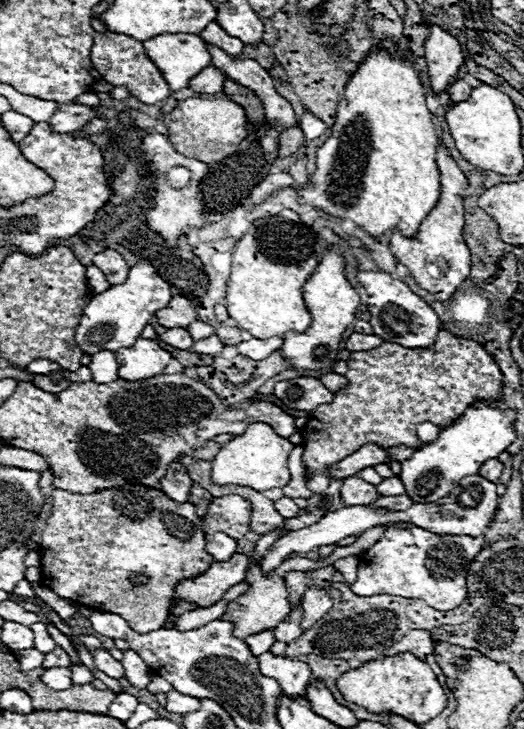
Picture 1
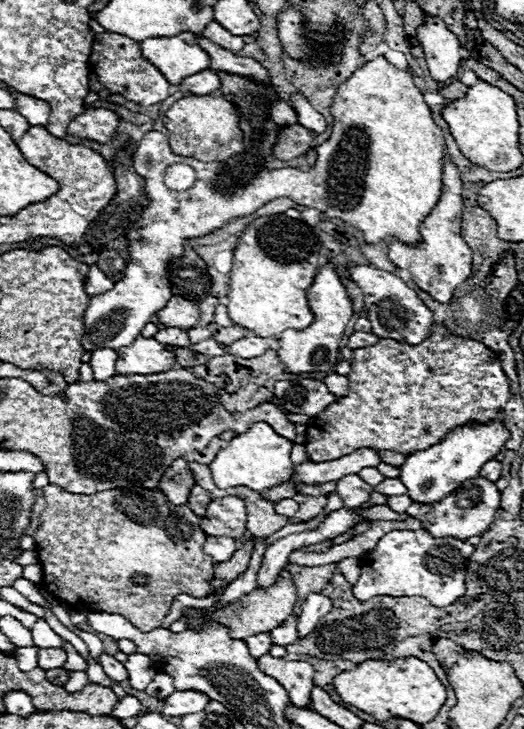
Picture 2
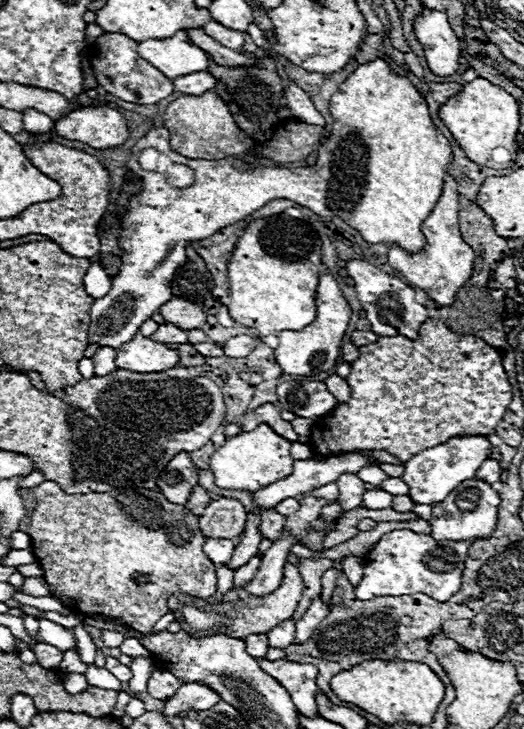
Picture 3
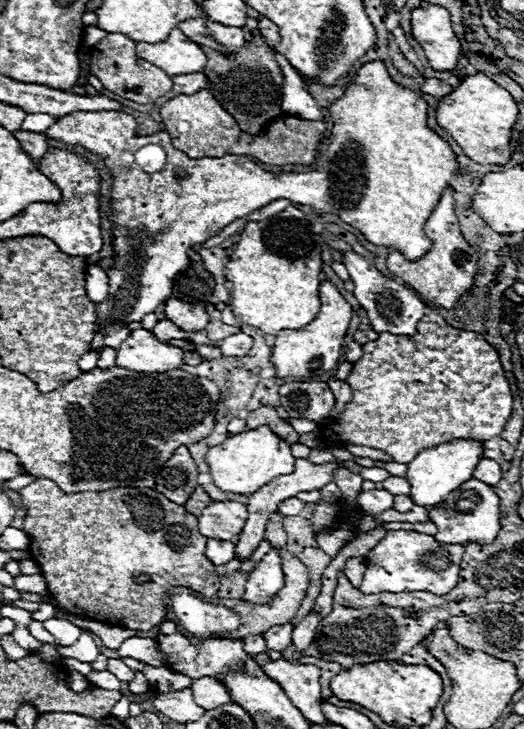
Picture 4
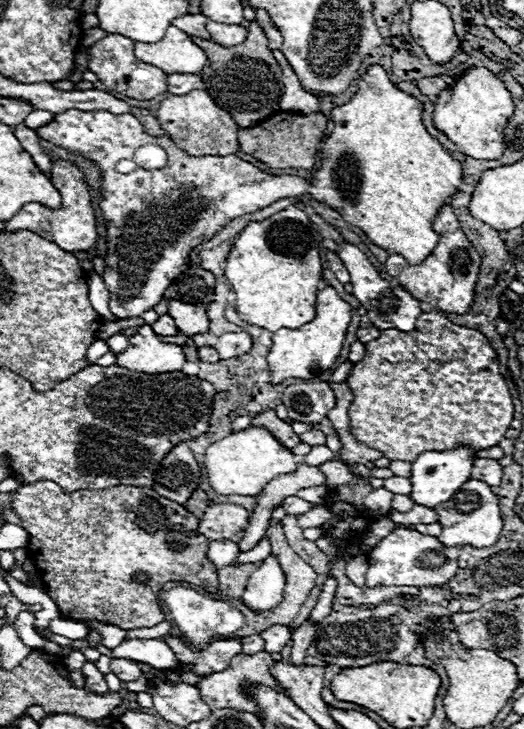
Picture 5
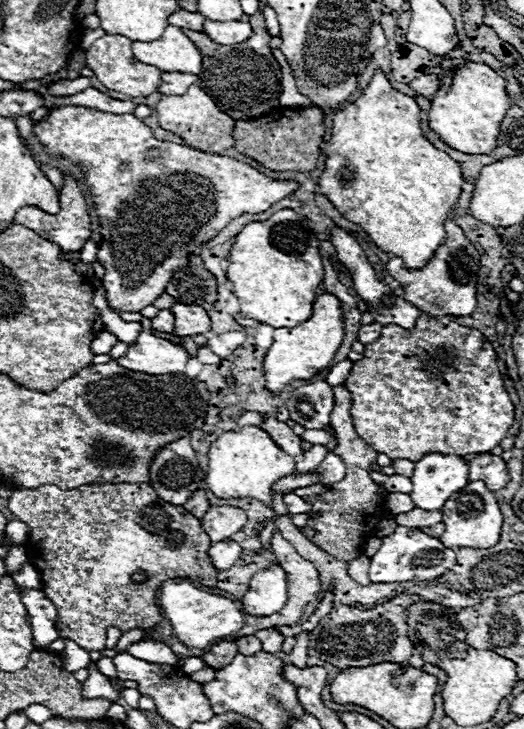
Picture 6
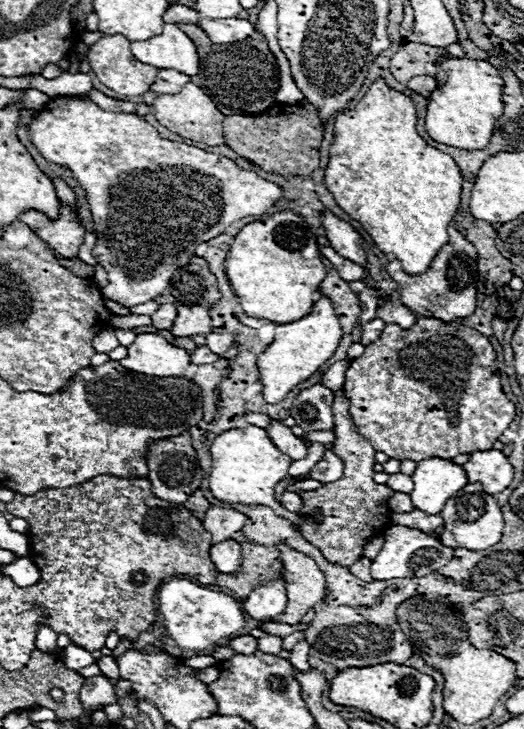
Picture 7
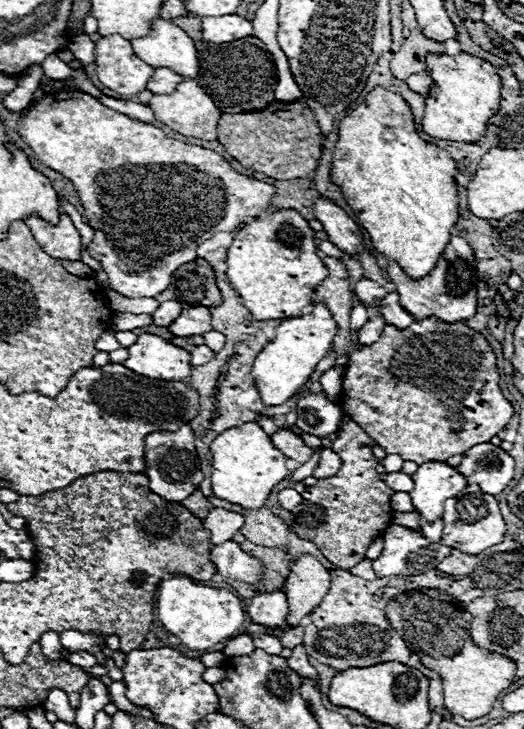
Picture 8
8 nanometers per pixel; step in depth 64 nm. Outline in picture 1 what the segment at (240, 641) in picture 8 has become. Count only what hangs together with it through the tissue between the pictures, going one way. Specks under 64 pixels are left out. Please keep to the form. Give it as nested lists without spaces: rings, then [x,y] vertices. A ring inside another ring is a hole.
[[[264,630],[264,632],[260,632],[260,634],[252,634],[252,636],[244,638],[244,642],[248,642],[252,654],[256,654],[256,656],[258,656],[258,654],[264,654],[264,652],[268,652],[270,646],[276,642],[274,630]]]

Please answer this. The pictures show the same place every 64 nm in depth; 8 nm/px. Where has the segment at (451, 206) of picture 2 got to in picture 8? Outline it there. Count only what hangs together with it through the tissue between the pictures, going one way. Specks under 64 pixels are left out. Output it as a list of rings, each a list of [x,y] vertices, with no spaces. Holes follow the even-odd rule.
[[[450,236],[450,242],[446,246],[446,250],[442,252],[440,260],[436,262],[436,268],[432,270],[432,274],[420,278],[420,280],[412,280],[410,276],[406,276],[402,272],[402,268],[398,266],[398,262],[390,262],[388,264],[388,276],[392,278],[392,282],[396,284],[396,292],[400,294],[400,304],[416,318],[416,320],[424,320],[428,316],[436,316],[442,322],[462,322],[468,320],[476,314],[476,282],[478,282],[478,274],[476,274],[476,258],[472,252],[472,246],[460,238],[460,236]]]

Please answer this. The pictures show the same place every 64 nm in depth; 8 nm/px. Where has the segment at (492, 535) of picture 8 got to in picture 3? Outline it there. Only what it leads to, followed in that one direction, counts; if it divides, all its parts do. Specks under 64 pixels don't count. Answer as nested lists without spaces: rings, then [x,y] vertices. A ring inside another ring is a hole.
[[[474,478],[474,480],[468,480],[468,482],[462,482],[444,502],[432,504],[432,506],[414,504],[412,512],[416,512],[420,518],[430,522],[432,538],[460,542],[460,540],[470,540],[470,538],[488,538],[494,532],[494,528],[496,528],[498,506],[500,506],[498,492],[488,482]],[[458,500],[470,500],[472,502],[472,510],[458,508]]]

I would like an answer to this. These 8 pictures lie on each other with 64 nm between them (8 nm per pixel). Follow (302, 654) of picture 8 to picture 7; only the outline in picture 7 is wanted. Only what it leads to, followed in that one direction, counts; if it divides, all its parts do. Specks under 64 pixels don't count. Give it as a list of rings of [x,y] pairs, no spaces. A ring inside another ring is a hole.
[[[302,638],[290,652],[290,658],[288,662],[292,662],[292,666],[296,670],[310,670],[310,664],[308,664],[308,642]]]

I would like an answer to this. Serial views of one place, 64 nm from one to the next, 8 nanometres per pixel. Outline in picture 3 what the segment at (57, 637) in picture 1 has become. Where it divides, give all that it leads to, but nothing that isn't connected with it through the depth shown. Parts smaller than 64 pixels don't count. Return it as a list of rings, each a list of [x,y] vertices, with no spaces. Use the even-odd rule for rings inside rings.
[[[70,648],[70,650],[64,652],[64,660],[62,660],[62,664],[60,664],[60,670],[62,670],[62,672],[66,672],[66,674],[70,674],[70,672],[80,672],[80,674],[84,674],[86,668],[88,668],[88,666],[86,666],[84,662],[80,662],[80,656],[78,656],[78,650],[76,650],[76,648]]]

